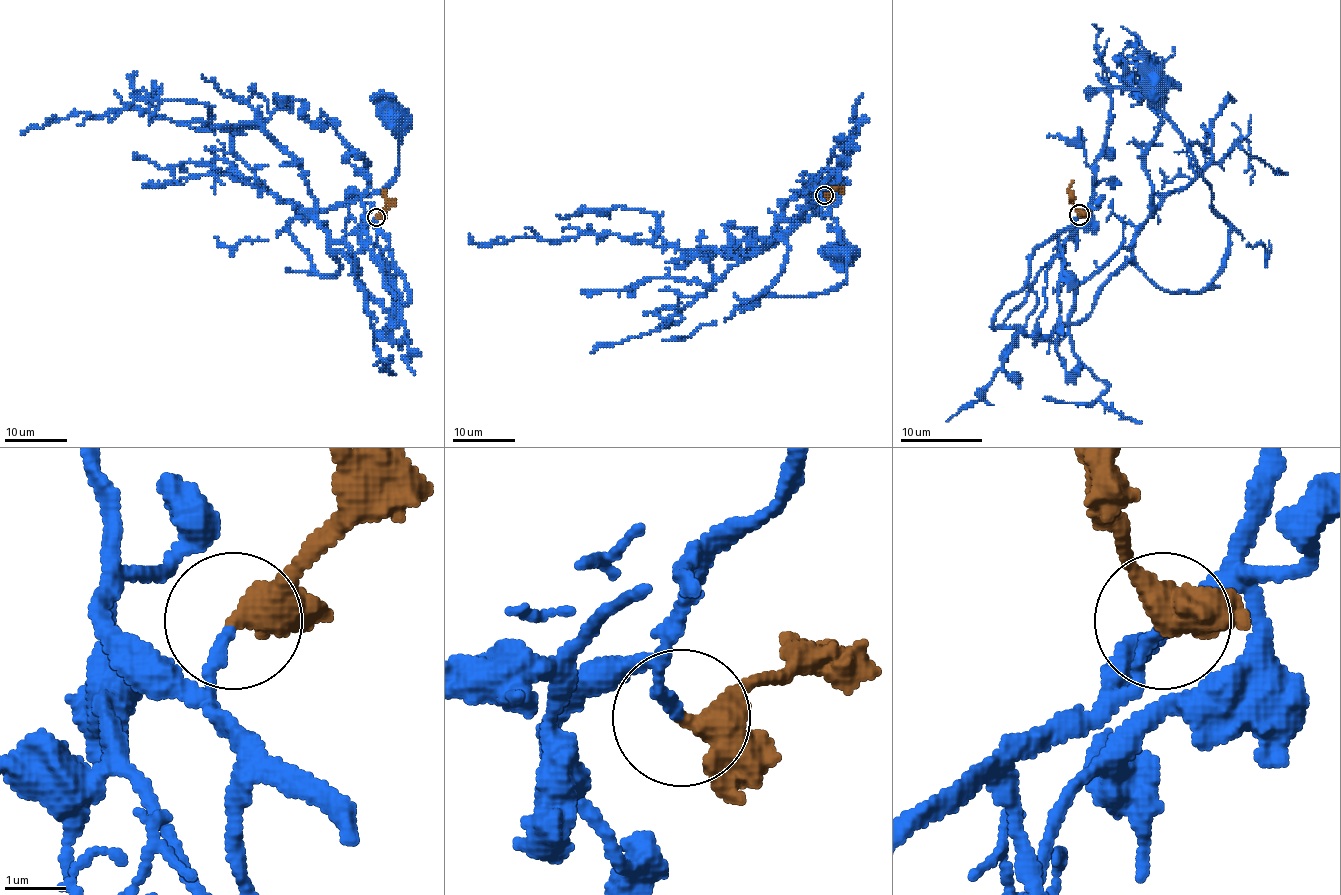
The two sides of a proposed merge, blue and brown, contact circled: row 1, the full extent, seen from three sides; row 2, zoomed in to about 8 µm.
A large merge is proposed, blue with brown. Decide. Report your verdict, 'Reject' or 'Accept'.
Accept

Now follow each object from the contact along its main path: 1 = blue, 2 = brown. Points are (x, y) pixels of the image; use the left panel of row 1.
1: (376, 217), (359, 269), (330, 242), (335, 275), (313, 270), (287, 227), (380, 191), (399, 121)
2: (376, 217), (387, 205), (383, 191)

